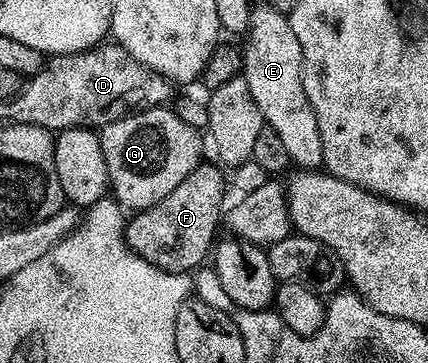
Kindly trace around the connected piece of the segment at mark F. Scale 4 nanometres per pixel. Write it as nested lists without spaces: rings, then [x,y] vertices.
[[[200,161],[199,166],[193,168],[193,172],[189,172],[189,176],[185,176],[185,180],[181,180],[181,184],[177,184],[177,188],[173,188],[173,192],[169,192],[169,196],[165,196],[165,200],[132,213],[125,226],[128,246],[135,253],[152,262],[153,265],[169,271],[170,274],[185,274],[202,267],[206,263],[203,261],[206,258],[208,261],[209,255],[212,253],[213,243],[216,241],[215,229],[221,226],[221,215],[225,210],[222,174],[224,171],[214,161],[211,161],[212,163],[207,161]]]

